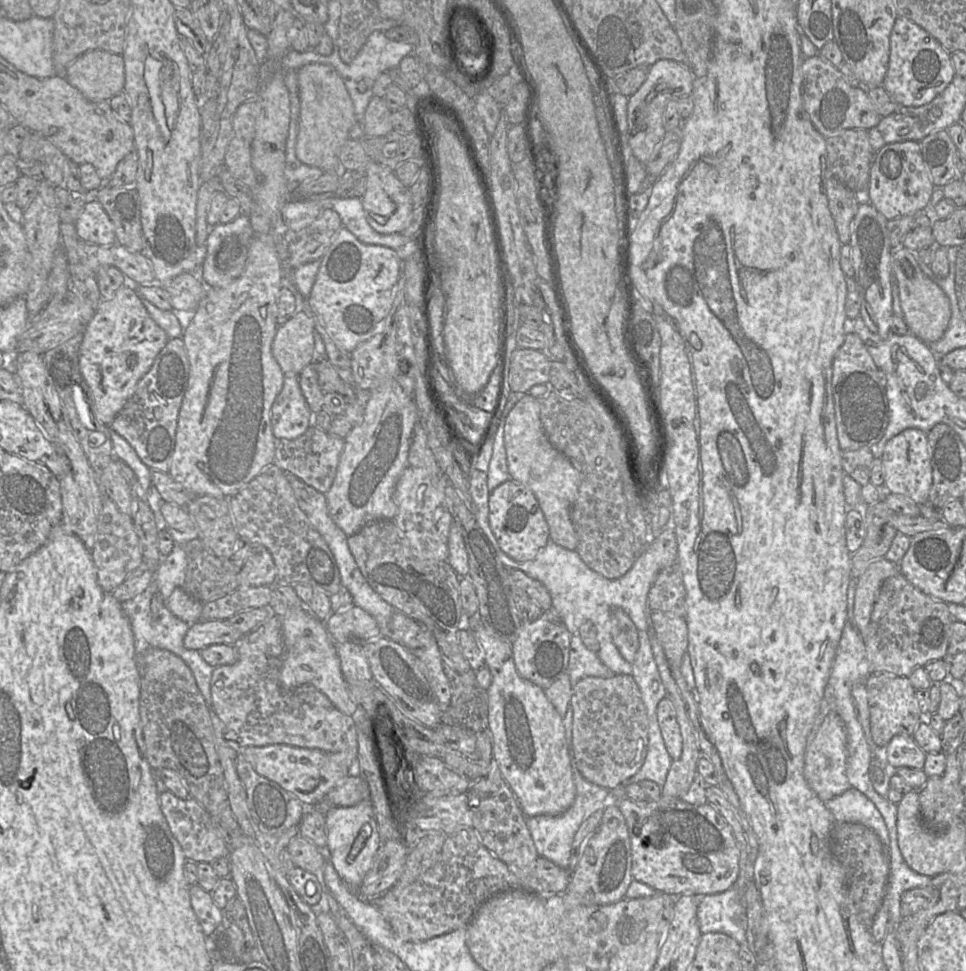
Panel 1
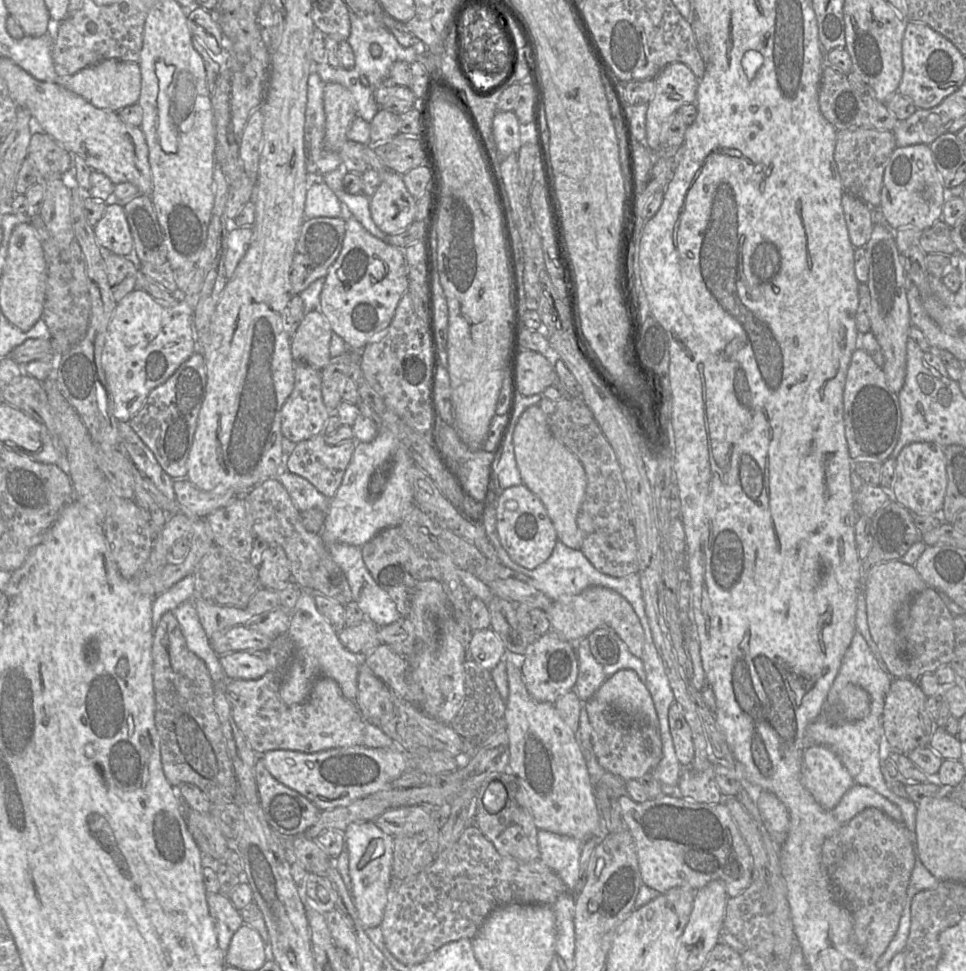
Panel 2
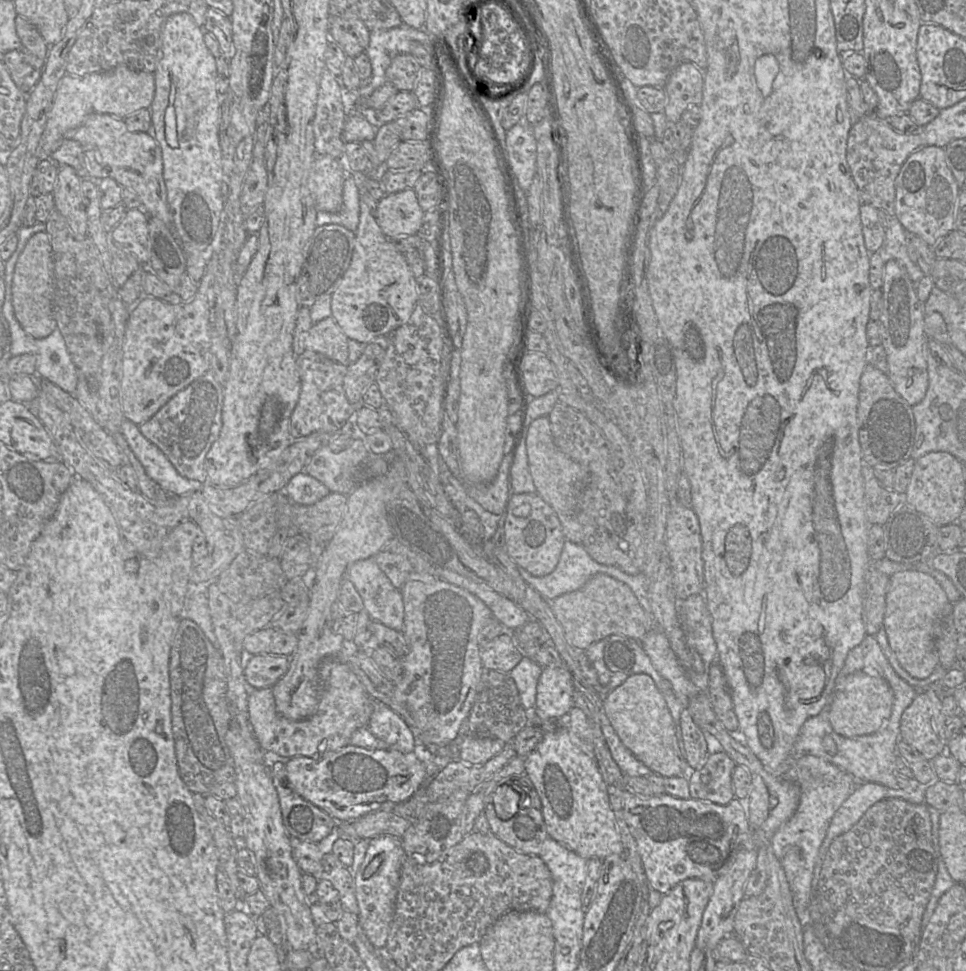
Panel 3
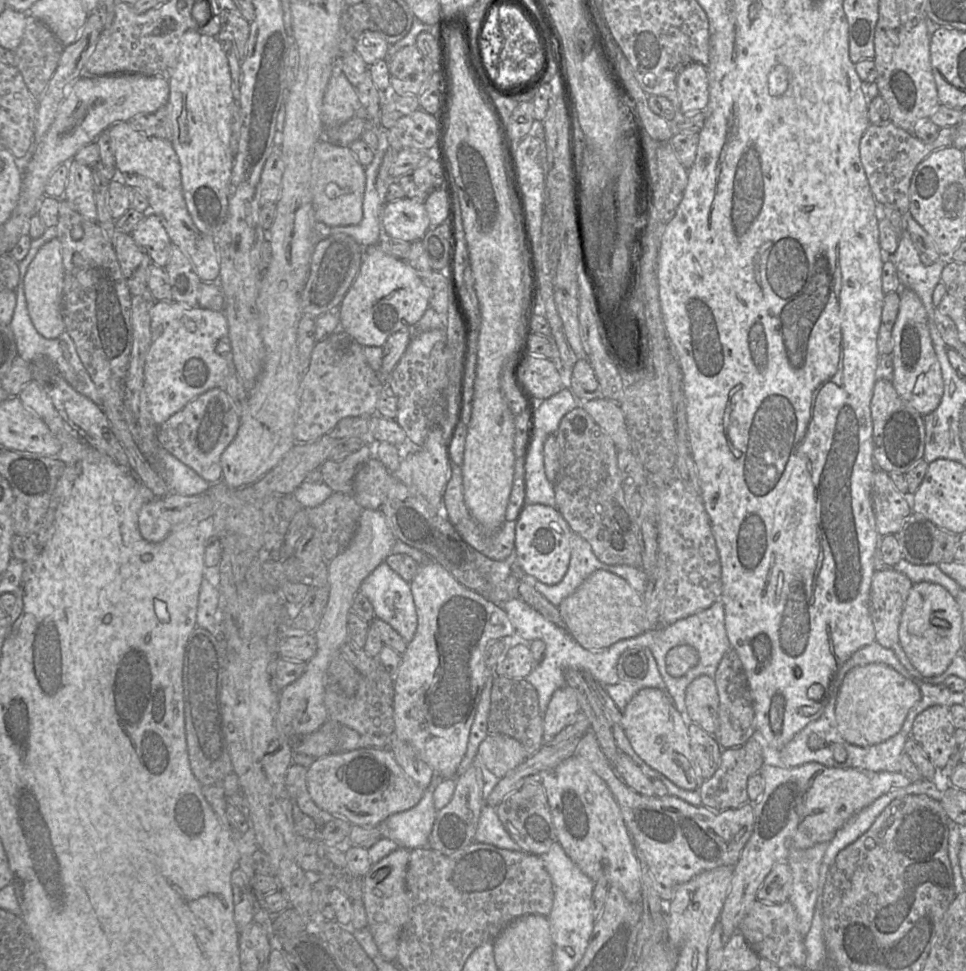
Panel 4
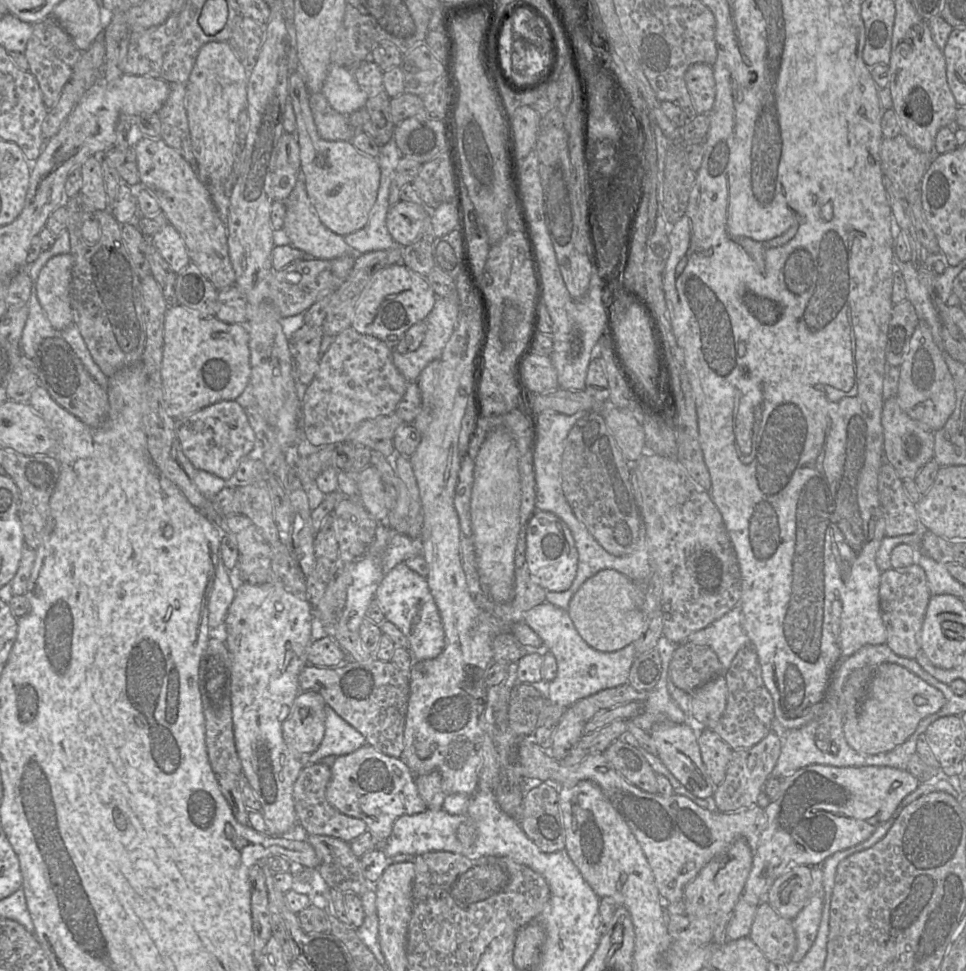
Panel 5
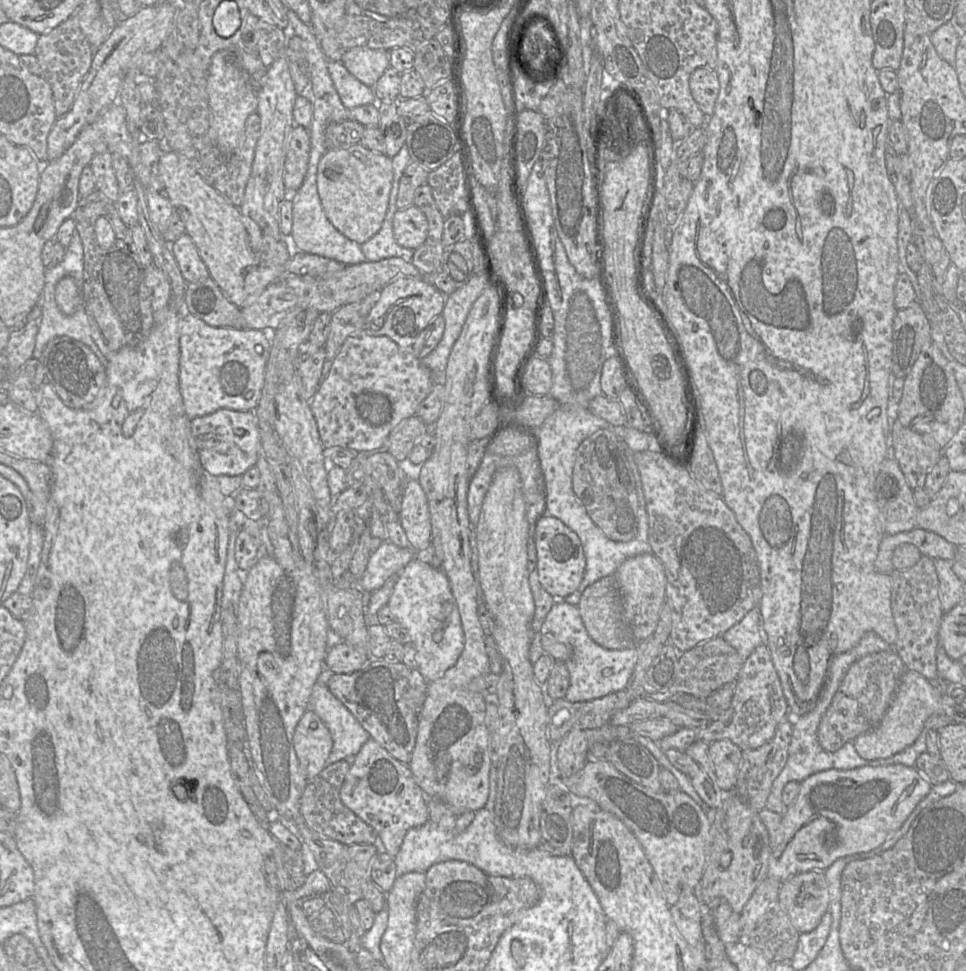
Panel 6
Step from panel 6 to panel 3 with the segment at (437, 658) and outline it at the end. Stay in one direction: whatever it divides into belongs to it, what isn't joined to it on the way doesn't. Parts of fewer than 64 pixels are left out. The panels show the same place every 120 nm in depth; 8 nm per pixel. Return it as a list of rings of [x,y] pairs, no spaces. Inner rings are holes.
[[[374,557],[351,564],[345,578],[353,583],[362,598],[364,610],[373,621],[402,631],[404,604],[401,590],[392,585]]]

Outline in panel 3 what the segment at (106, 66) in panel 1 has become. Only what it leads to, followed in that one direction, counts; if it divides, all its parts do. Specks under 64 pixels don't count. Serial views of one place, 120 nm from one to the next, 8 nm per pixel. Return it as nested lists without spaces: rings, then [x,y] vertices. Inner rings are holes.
[[[121,65],[105,71],[87,74],[84,76],[73,76],[66,74],[58,83],[52,107],[48,113],[45,129],[41,135],[38,145],[38,158],[49,159],[51,154],[59,146],[59,142],[65,138],[65,134],[80,126],[86,117],[91,113],[105,113],[119,118],[126,118],[128,115],[140,109],[149,109],[155,95],[154,73],[137,71]]]

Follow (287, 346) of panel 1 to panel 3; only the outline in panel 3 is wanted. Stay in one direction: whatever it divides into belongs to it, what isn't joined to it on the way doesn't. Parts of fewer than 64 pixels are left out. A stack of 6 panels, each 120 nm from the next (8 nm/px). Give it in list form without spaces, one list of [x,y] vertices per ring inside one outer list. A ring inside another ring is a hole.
[[[333,317],[312,325],[305,340],[306,350],[320,353],[340,364],[348,365],[348,340]]]

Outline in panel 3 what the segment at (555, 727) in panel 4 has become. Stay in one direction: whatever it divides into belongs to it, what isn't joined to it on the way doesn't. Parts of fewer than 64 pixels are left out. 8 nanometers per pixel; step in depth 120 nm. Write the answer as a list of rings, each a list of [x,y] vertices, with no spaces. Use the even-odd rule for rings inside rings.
[[[543,667],[536,691],[536,713],[543,722],[565,719],[574,706],[574,684],[567,669]]]

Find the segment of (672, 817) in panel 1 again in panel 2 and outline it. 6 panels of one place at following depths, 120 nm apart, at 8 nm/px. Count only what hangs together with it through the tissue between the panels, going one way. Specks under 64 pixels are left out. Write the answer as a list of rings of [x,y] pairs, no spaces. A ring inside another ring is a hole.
[[[623,794],[618,802],[621,816],[635,843],[644,885],[663,894],[676,887],[699,890],[713,880],[722,880],[728,896],[736,897],[751,884],[753,857],[723,802],[696,802],[680,794],[662,795],[644,802],[635,802],[628,794]]]

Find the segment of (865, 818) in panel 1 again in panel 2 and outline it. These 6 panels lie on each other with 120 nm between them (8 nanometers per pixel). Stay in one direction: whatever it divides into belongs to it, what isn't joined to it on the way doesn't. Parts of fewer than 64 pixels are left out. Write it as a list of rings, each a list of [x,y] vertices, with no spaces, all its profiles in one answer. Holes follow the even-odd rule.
[[[860,784],[851,787],[831,812],[840,824],[844,824],[869,807],[878,808],[896,822],[902,822],[902,813],[896,804],[873,788]]]

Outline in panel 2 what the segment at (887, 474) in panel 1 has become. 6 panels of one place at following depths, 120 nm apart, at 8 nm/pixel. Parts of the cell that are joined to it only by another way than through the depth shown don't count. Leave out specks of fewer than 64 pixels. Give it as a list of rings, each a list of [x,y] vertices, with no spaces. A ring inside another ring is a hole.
[[[929,442],[906,445],[895,458],[892,479],[895,501],[910,511],[924,515],[942,515],[947,489],[946,458],[943,447]]]

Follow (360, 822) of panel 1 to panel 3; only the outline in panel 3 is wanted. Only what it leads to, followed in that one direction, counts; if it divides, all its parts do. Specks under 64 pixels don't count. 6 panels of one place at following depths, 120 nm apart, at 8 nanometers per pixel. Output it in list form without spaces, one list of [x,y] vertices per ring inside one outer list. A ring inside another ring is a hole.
[[[378,836],[370,839],[365,857],[354,874],[355,895],[359,907],[359,924],[375,949],[386,947],[394,917],[400,873],[404,861],[401,839],[395,836]]]

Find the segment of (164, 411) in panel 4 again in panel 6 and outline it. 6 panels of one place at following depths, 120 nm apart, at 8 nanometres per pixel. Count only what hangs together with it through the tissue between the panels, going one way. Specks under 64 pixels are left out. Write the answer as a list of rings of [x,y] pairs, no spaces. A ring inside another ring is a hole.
[[[186,312],[178,324],[179,389],[189,419],[219,409],[254,412],[265,383],[272,341],[260,329],[212,327]]]

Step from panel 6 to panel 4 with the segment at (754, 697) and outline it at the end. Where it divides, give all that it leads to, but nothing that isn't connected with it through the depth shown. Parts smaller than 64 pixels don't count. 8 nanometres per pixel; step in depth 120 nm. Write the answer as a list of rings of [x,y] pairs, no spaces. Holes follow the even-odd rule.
[[[732,649],[727,651],[718,664],[714,681],[719,697],[717,728],[713,734],[723,749],[744,745],[756,731],[753,701],[741,661]]]

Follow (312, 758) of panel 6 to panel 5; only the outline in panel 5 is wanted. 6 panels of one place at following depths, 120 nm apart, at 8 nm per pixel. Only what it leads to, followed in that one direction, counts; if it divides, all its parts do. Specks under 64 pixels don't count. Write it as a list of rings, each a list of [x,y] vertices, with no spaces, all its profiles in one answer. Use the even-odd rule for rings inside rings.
[[[313,690],[300,691],[282,723],[287,746],[299,754],[312,753],[325,735],[325,700]]]

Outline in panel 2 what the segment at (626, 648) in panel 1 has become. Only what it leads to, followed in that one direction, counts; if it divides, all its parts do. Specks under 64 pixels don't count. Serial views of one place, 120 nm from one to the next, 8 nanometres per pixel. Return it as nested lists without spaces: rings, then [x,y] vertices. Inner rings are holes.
[[[602,586],[588,587],[577,595],[553,601],[546,613],[552,630],[570,643],[587,638],[600,627],[610,627],[634,656],[641,658],[643,654],[644,630],[640,620],[631,604],[612,589]]]

